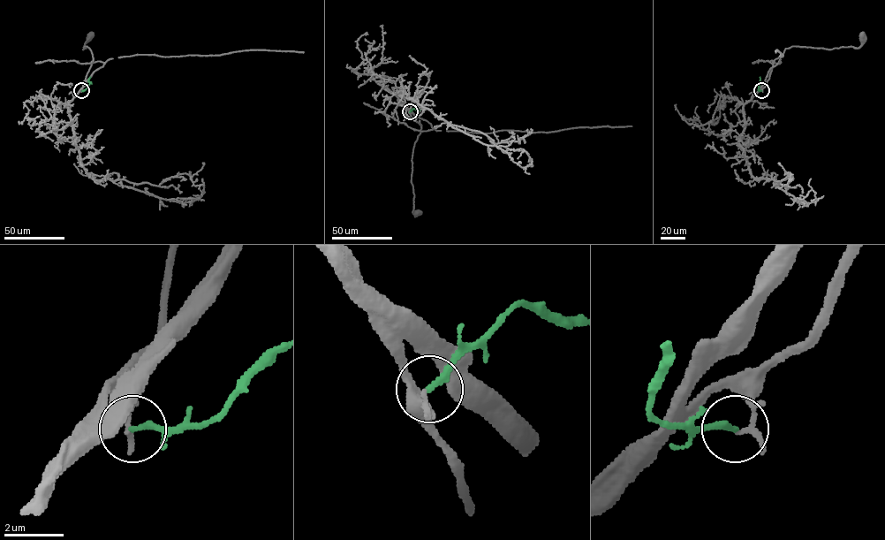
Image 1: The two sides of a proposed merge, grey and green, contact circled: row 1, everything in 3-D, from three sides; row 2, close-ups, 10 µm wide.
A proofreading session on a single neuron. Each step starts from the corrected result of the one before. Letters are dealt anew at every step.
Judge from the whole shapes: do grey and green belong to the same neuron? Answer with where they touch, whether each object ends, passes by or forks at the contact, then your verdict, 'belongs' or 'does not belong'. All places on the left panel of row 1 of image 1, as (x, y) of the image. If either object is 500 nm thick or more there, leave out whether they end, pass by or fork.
place (81, 90); grey passes by; green ends; does not belong

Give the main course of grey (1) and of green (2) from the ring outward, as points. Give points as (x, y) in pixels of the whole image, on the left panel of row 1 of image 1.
1: (81, 90), (93, 60), (91, 49), (86, 46), (83, 49), (90, 35)
2: (81, 90), (88, 86), (90, 77)

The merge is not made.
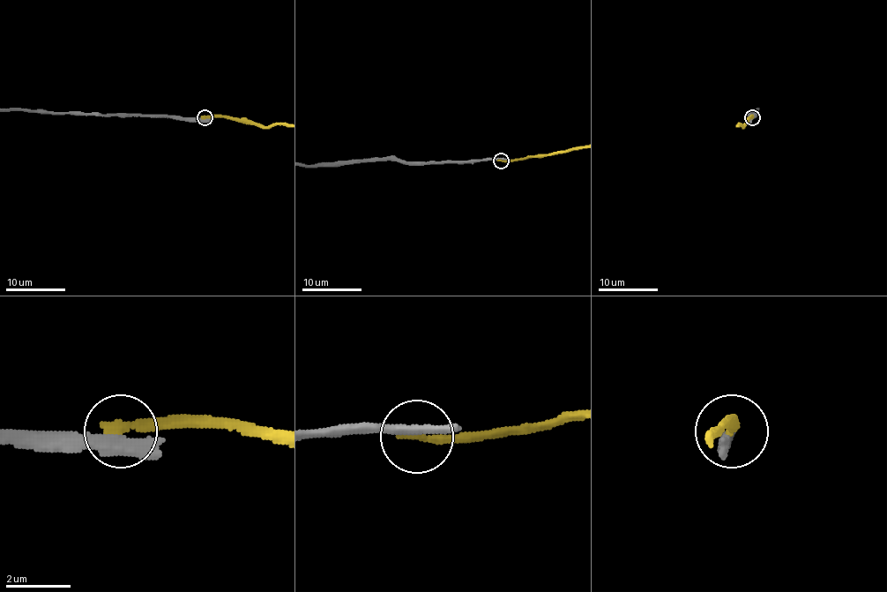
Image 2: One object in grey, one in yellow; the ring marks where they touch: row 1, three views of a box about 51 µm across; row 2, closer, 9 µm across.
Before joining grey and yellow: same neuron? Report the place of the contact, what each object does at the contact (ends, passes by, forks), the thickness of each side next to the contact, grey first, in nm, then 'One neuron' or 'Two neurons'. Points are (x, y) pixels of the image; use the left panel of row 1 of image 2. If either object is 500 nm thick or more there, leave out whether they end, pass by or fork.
Place: (204, 117). At the ring grey passes by. At the ring yellow ends. Thickness 340 nm (grey) against 280 nm. Two neurons

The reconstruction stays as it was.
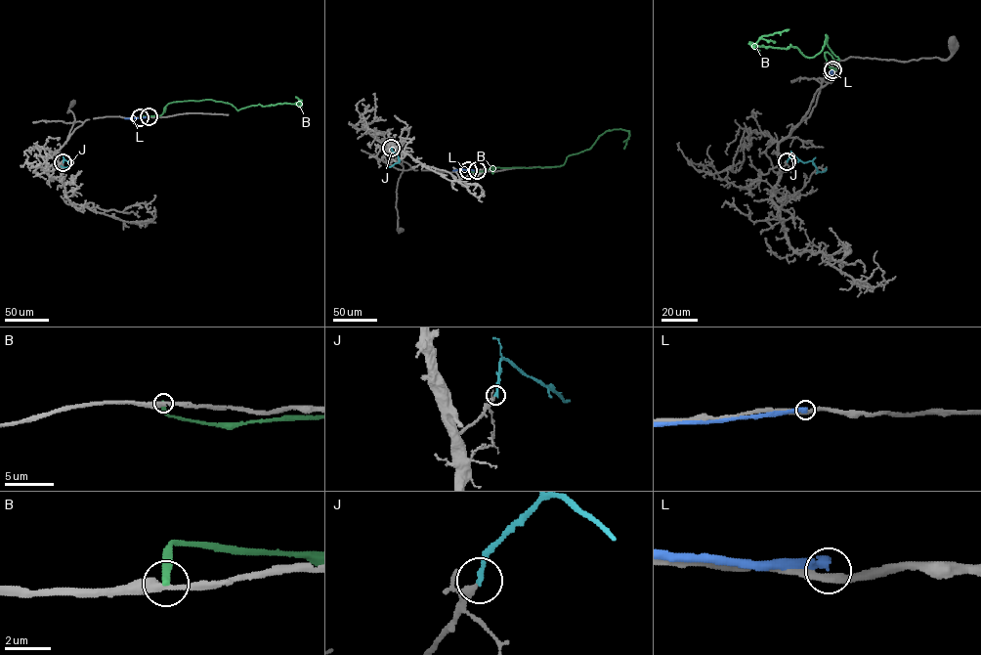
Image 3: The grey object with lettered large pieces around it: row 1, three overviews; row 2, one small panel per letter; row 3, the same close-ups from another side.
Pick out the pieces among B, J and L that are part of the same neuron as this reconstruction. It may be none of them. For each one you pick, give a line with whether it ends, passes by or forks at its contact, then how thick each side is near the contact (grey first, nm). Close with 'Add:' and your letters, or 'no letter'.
J: it ends | 240/240 nm
Add: J

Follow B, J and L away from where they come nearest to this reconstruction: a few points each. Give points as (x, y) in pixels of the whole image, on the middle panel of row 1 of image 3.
B: (468, 170), (492, 166), (492, 173), (496, 167), (561, 166), (614, 129), (629, 132), (623, 149)
J: (391, 148), (399, 161), (389, 166)
L: (477, 170), (453, 170)

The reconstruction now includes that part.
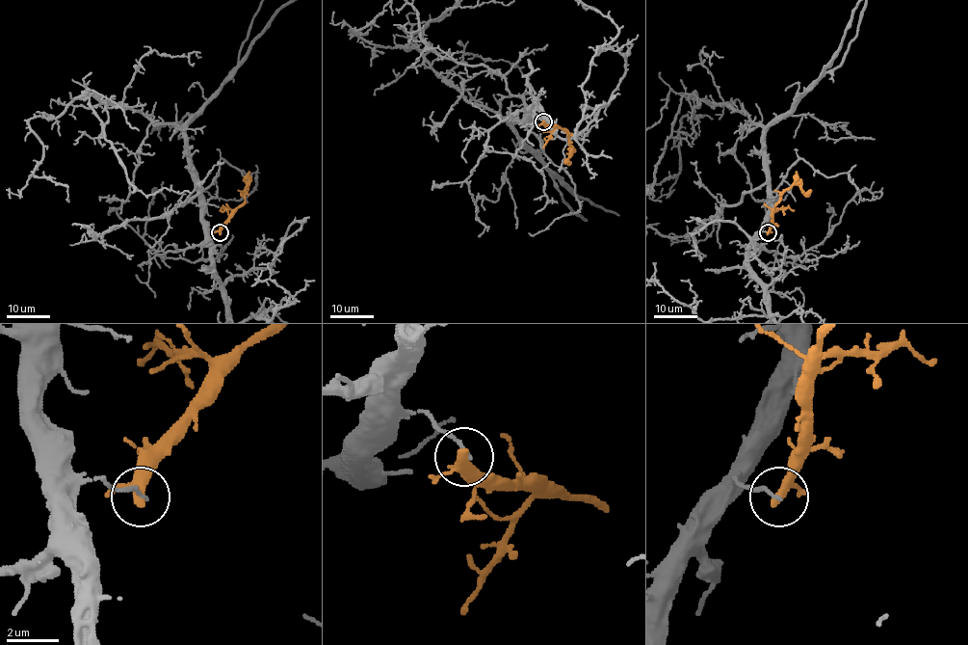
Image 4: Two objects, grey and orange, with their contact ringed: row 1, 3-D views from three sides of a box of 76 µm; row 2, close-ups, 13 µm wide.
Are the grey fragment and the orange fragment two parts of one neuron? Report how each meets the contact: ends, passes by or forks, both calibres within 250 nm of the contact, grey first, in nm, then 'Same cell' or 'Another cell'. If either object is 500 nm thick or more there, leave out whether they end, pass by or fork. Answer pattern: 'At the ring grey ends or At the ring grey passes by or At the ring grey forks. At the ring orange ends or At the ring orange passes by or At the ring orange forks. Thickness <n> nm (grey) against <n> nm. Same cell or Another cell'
At the ring grey ends. At the ring orange passes by. Thickness 130 nm (grey) against 340 nm. Another cell

